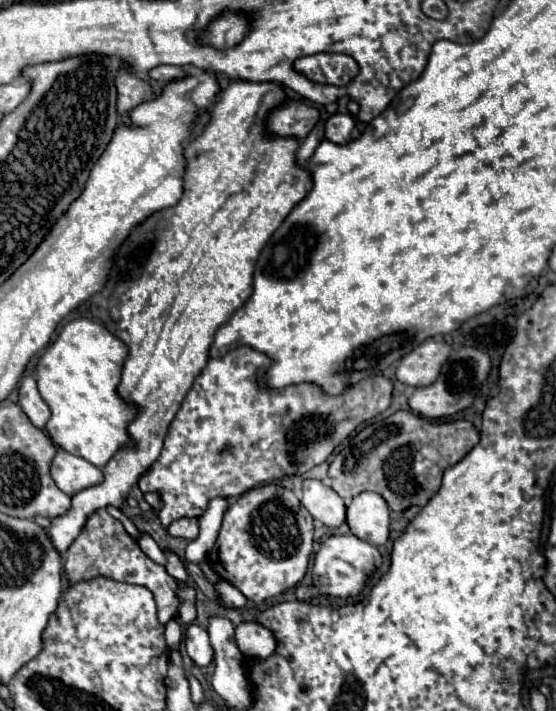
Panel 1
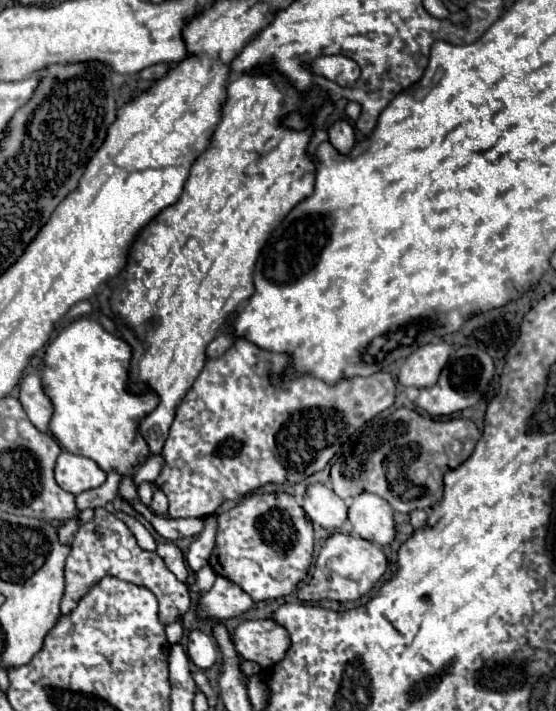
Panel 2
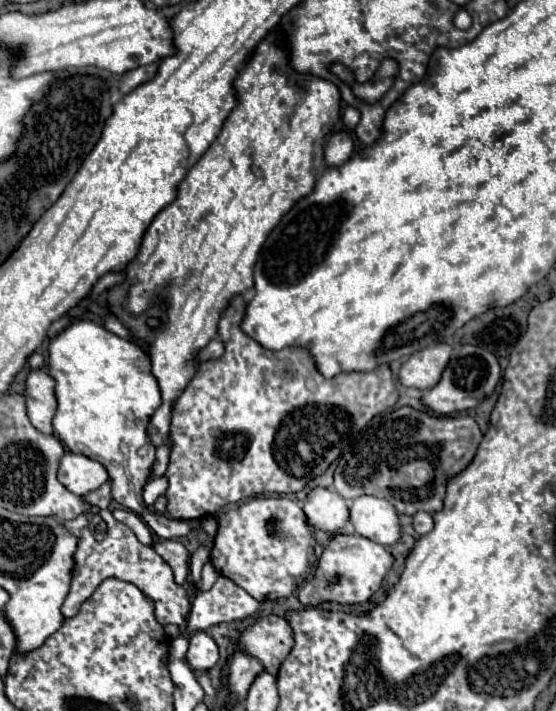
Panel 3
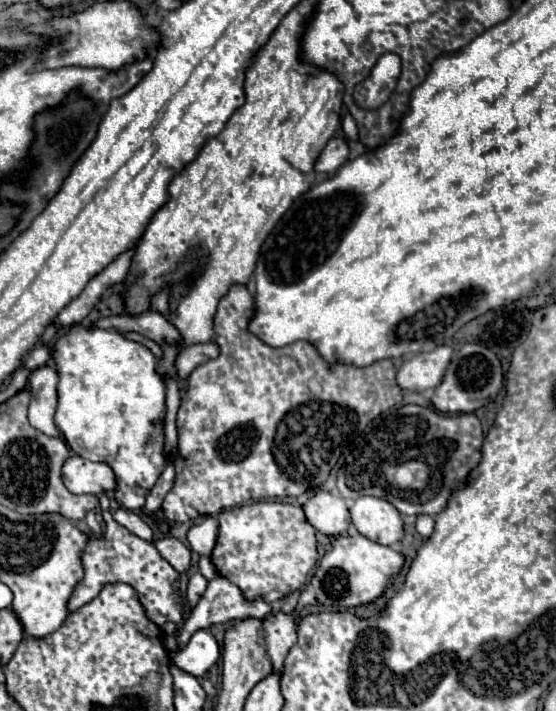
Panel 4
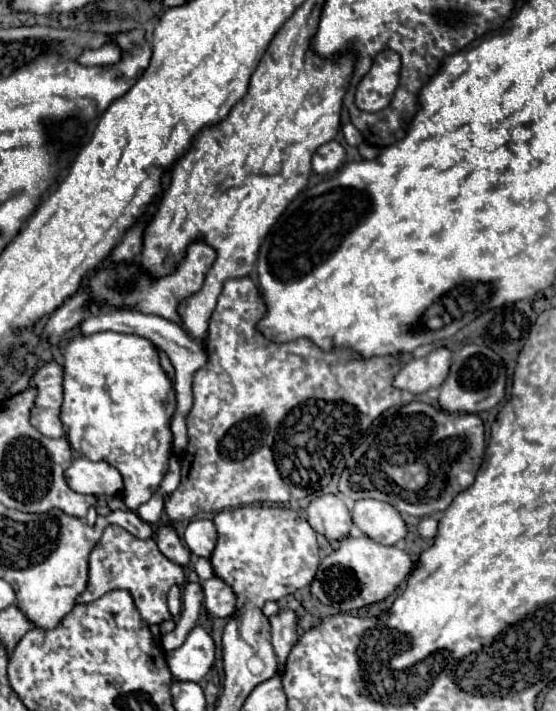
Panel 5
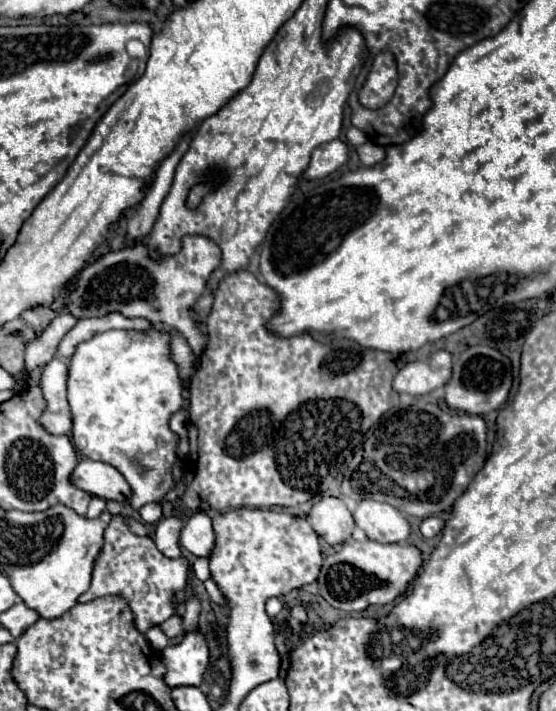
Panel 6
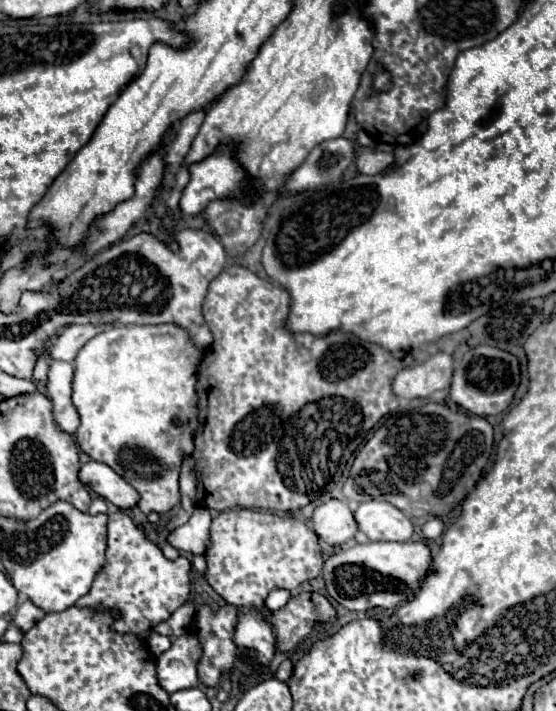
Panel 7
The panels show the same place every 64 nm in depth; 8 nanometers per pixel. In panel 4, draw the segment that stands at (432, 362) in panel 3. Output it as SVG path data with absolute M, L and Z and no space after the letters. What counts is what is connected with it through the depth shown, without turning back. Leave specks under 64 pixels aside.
M438 346L432 352L420 352L408 362L402 364L402 368L396 374L396 382L402 390L412 392L424 392L428 388L436 388L446 372L446 366L450 364L452 348L450 346Z

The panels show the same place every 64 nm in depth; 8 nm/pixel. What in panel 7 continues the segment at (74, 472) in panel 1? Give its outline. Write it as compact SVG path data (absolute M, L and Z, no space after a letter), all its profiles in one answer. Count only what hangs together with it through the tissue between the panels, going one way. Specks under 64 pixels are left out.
M90 460L82 464L78 478L82 484L90 486L98 496L116 504L120 510L132 508L138 502L136 490L128 482L124 482L124 478L120 478L110 466L102 462Z

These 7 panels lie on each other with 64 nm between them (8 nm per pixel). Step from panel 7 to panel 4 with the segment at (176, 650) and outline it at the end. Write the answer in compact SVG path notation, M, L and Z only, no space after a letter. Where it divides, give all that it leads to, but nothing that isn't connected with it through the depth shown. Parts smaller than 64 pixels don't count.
M198 630L184 650L172 652L172 662L184 672L200 678L216 664L218 656L220 652L214 636L208 630Z

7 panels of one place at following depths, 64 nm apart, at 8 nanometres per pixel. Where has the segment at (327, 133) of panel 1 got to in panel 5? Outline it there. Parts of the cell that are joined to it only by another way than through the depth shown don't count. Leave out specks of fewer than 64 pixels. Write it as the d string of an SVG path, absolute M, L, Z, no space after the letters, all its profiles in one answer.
M332 140L318 148L318 152L312 158L312 170L314 174L332 174L336 172L346 160L346 150L340 142Z

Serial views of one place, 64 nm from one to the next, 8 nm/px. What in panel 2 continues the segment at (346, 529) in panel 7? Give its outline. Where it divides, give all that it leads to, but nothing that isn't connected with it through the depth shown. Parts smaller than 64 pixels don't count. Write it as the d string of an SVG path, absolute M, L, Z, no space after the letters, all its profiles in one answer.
M308 484L302 502L304 512L312 522L336 530L346 522L346 504L342 498L336 498L332 490L324 484Z

